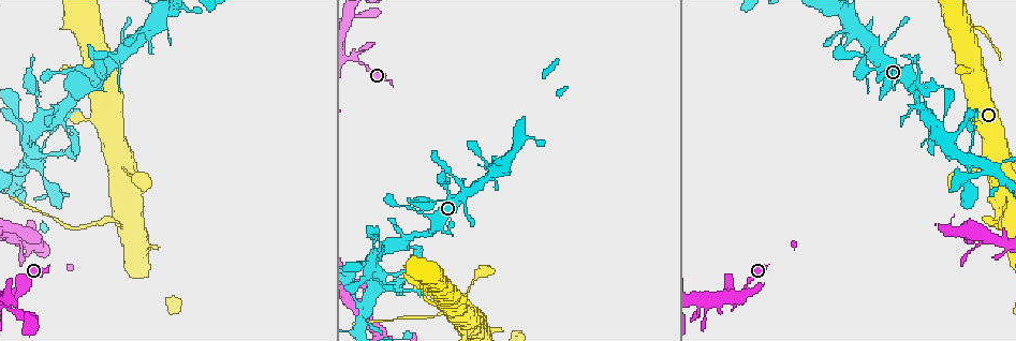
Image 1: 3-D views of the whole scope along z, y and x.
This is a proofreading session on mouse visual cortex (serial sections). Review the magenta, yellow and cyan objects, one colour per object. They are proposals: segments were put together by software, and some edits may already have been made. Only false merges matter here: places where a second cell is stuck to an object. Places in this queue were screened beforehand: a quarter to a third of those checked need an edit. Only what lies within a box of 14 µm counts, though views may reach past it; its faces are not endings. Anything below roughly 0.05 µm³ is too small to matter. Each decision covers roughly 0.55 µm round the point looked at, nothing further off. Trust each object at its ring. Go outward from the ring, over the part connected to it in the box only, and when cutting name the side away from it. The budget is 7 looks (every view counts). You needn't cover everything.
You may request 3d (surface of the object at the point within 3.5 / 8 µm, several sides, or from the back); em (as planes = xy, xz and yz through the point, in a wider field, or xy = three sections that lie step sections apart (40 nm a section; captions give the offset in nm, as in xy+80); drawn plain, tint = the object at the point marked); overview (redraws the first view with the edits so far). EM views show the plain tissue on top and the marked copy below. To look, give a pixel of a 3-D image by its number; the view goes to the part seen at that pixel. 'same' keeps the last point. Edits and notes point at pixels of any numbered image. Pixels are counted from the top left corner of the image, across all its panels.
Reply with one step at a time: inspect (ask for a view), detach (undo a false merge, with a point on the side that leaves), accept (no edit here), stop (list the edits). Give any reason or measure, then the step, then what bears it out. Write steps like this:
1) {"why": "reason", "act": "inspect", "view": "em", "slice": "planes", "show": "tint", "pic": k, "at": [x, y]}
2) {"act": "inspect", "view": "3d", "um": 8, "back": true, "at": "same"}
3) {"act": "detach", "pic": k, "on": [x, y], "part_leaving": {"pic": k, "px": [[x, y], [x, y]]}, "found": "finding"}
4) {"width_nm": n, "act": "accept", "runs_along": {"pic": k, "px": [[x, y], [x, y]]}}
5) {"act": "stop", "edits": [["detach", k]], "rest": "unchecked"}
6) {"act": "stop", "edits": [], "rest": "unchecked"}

{"why": "arms part here", "act": "inspect", "view": "3d", "um": 3.5, "pic": 1, "at": [893, 68]}

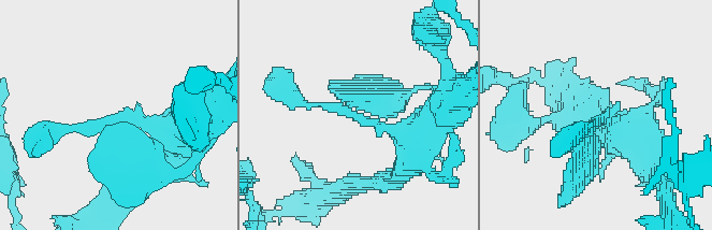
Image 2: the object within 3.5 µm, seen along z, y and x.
{"act": "inspect", "view": "em", "slice": "xy", "step": 3, "show": "tint", "pic": 2, "at": [604, 120]}

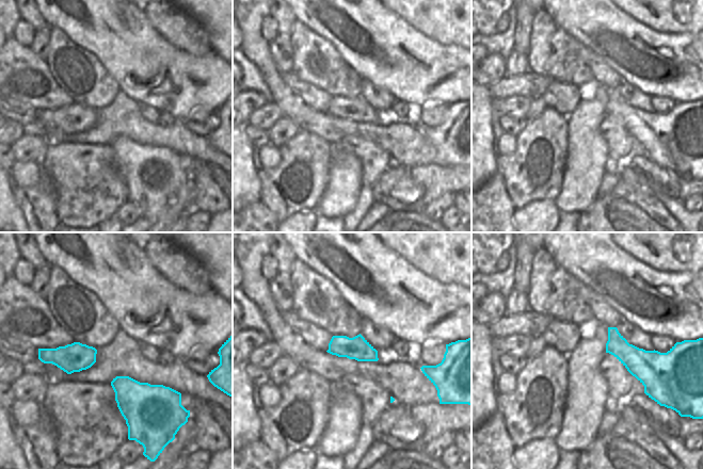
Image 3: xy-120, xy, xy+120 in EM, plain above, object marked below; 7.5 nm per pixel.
{"act": "accept", "runs_along": {"pic": 2, "px": [[184, 131], [120, 118], [141, 174]]}, "found": "continuous, no second cell"}

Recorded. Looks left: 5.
{"why": "abrupt turn", "act": "inspect", "view": "3d", "um": 3.5, "back": true, "pic": 1, "at": [109, 220]}

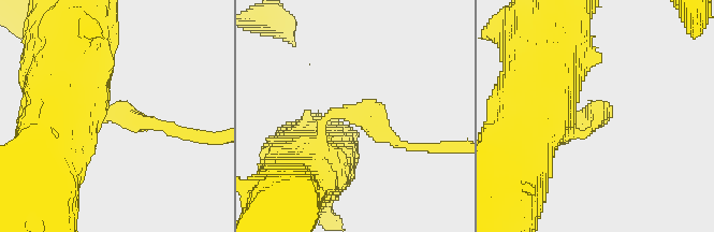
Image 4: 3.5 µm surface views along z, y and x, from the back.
{"why": "need the tissue", "act": "inspect", "view": "em", "slice": "planes", "show": "tint", "pic": 4, "at": [352, 115]}

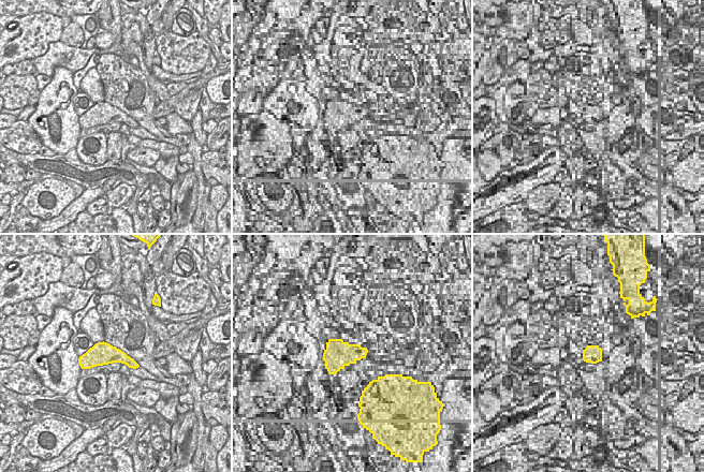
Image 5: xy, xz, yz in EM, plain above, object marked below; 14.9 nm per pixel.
{"why": "cut it another way", "act": "inspect", "view": "em", "slice": "xy", "step": 1, "show": "tint", "at": "same"}

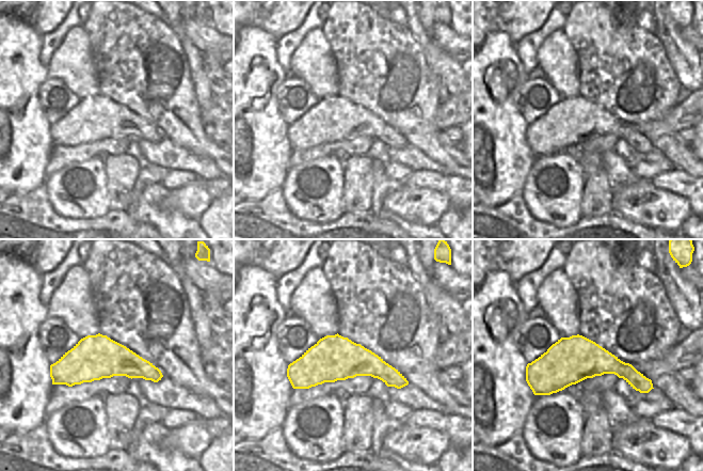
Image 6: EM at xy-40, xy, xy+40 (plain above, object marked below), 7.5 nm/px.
{"act": "detach", "pic": 4, "on": [583, 124], "part_leaving": {"pic": 4, "px": [[330, 117], [360, 114], [403, 144], [422, 147]]}, "found": "two cells meet here"}

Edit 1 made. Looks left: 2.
{"act": "stop", "edits": [["detach", 4]], "rest": "unchecked"}

